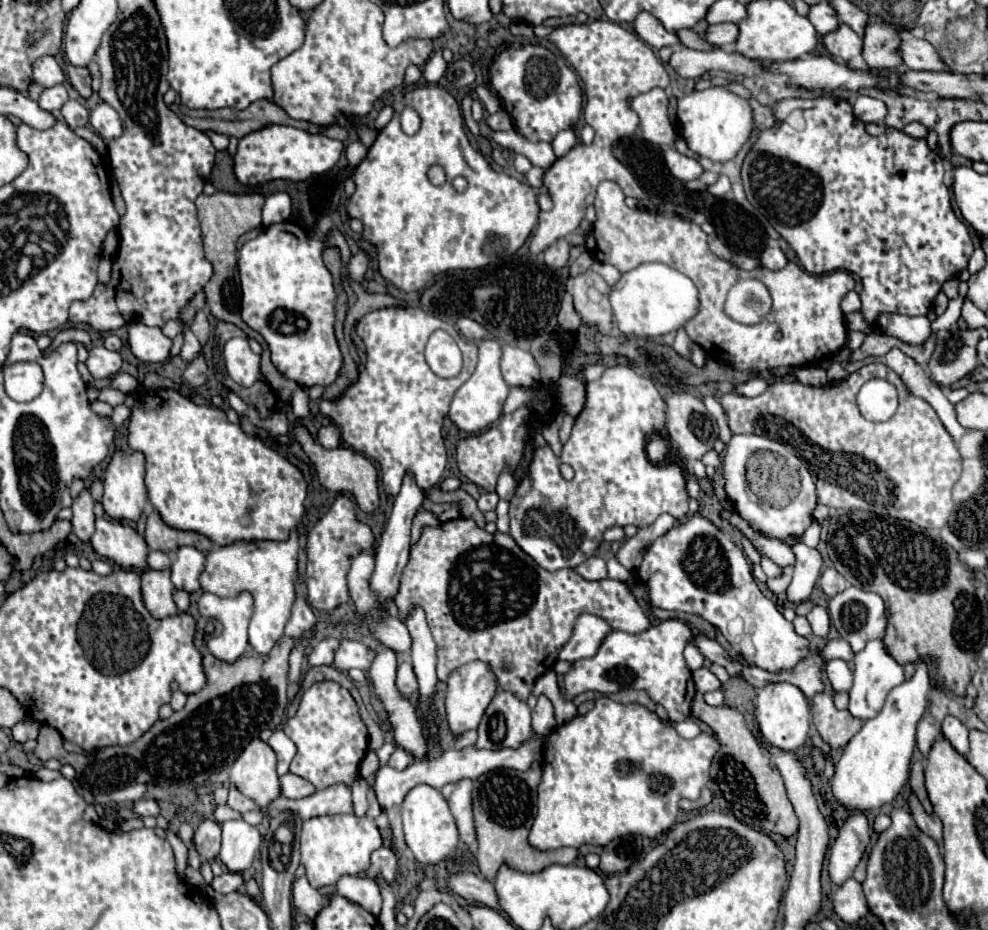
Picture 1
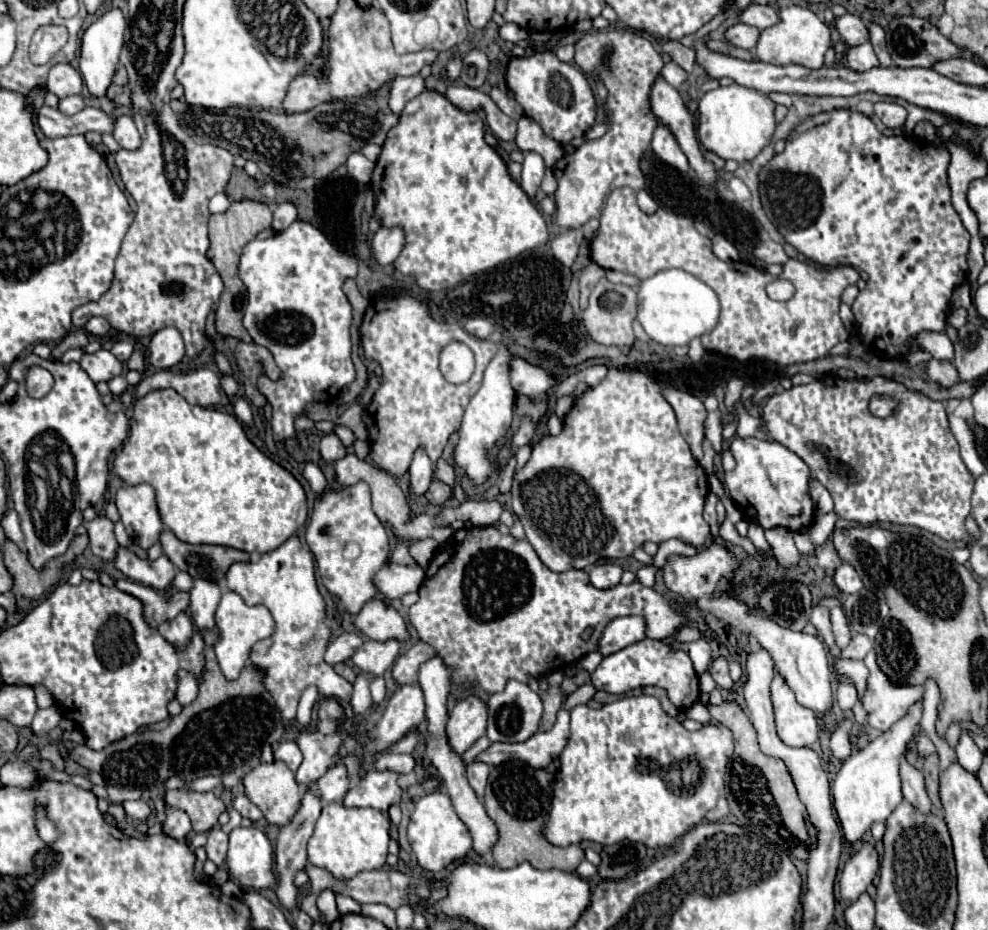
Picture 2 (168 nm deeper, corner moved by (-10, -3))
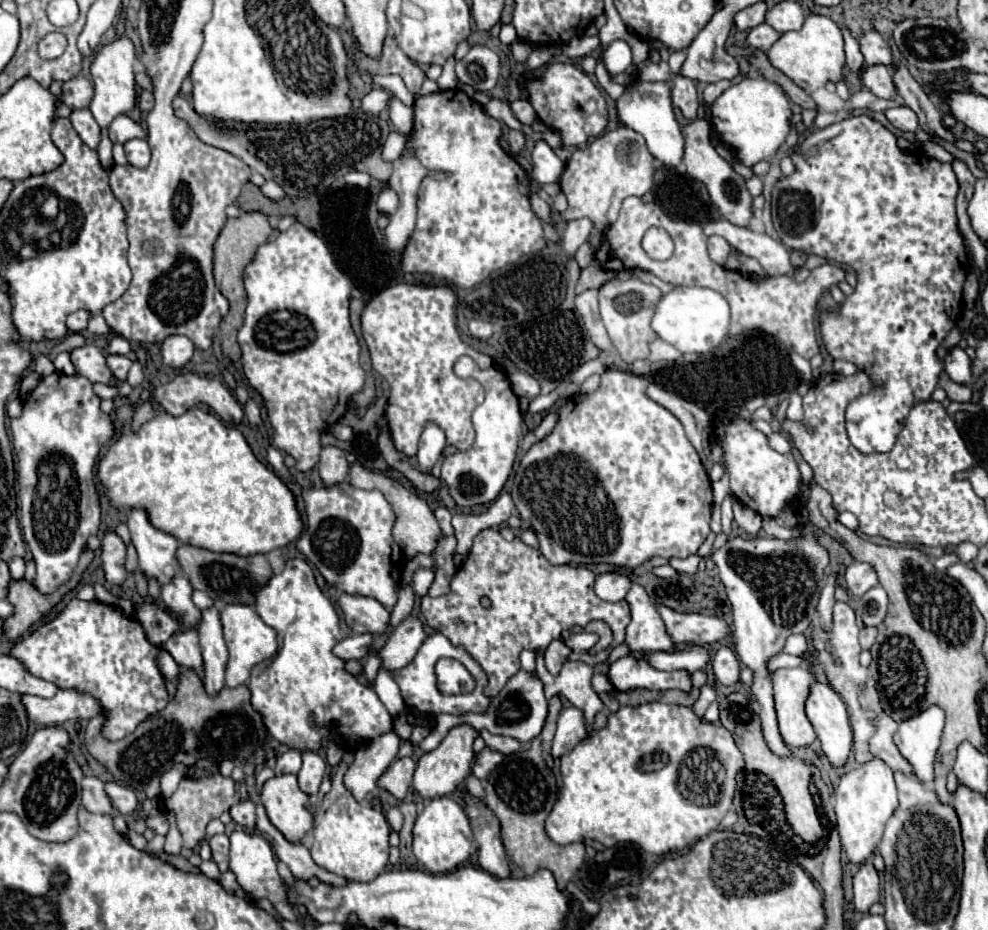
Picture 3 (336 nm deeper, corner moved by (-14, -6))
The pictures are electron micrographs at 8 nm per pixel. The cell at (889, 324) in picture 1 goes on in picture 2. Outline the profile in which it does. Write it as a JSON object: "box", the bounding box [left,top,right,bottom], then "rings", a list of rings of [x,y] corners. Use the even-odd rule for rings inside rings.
{"box":[914,332,954,360],"rings":[[[922,332],[914,336],[914,346],[924,348],[932,354],[936,360],[952,360],[954,358],[954,346],[950,338],[944,332]]]}

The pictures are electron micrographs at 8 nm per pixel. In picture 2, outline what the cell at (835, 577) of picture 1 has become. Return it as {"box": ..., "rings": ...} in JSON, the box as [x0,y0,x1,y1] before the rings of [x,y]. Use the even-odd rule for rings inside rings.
{"box":[834,564,864,594],"rings":[[[842,564],[842,566],[836,570],[836,574],[834,574],[834,584],[836,584],[838,590],[844,592],[844,594],[858,592],[858,590],[864,586],[862,580],[858,578],[856,570],[854,570],[850,564]]]}

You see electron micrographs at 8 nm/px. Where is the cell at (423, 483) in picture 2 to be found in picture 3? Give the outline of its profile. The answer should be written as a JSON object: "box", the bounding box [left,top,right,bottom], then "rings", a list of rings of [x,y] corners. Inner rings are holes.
{"box":[416,421,446,473],"rings":[[[428,421],[424,425],[420,445],[418,445],[418,455],[416,455],[420,471],[428,473],[432,469],[432,465],[436,463],[436,459],[440,457],[444,447],[446,447],[446,435],[442,433],[442,429],[438,429],[438,425]]]}

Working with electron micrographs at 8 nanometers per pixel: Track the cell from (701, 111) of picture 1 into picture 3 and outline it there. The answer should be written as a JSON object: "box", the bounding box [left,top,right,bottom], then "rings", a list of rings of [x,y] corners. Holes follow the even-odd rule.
{"box":[712,77,790,167],"rings":[[[744,77],[742,81],[730,85],[712,105],[716,135],[730,145],[748,167],[764,159],[768,161],[778,153],[786,135],[790,133],[790,119],[790,99],[786,97],[784,89],[764,77]]]}

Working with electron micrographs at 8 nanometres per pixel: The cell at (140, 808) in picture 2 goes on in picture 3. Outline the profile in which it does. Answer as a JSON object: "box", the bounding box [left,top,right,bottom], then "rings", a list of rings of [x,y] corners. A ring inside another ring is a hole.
{"box":[104,781,138,815],"rings":[[[108,781],[104,789],[106,789],[108,797],[112,799],[114,807],[118,807],[118,811],[122,815],[130,815],[130,813],[136,811],[138,799],[136,799],[136,795],[134,795],[134,791],[130,787],[124,787],[124,785],[116,783],[116,781]]]}

